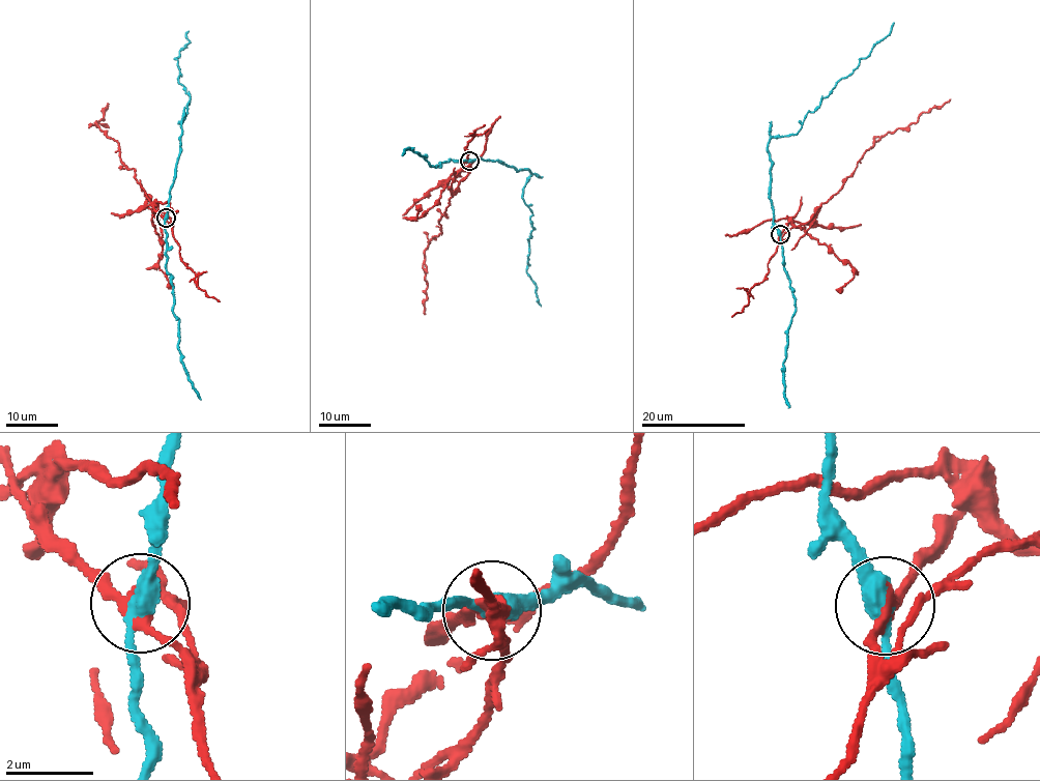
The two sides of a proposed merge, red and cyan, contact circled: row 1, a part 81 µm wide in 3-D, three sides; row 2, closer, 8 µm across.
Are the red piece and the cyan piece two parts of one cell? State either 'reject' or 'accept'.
reject

